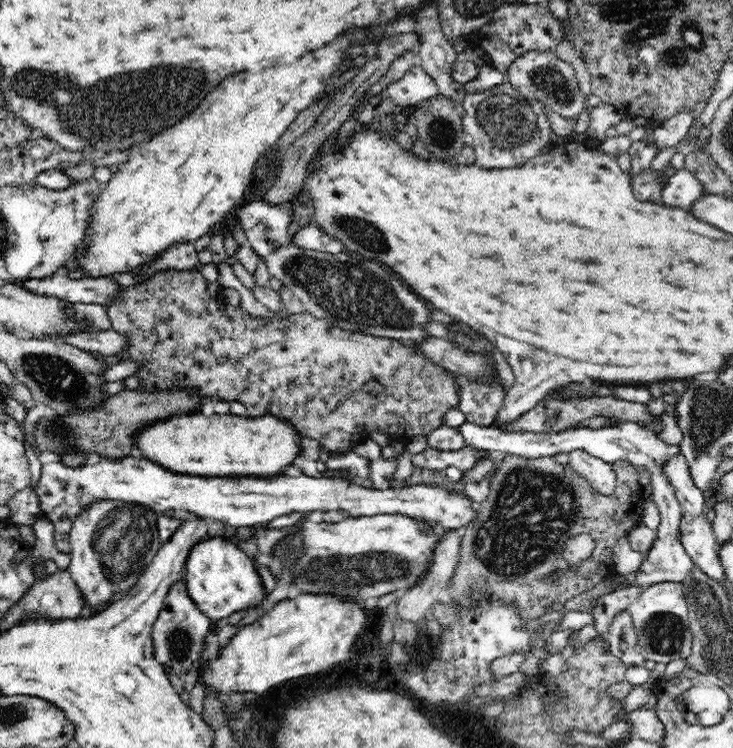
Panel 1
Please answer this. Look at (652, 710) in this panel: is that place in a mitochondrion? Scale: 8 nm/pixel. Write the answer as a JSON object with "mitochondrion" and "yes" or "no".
{"mitochondrion":"no"}

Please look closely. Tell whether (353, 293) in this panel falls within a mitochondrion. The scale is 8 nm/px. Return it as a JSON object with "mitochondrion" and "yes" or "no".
{"mitochondrion":"yes"}

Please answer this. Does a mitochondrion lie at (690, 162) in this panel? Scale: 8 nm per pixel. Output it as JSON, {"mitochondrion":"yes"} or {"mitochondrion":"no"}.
{"mitochondrion":"no"}

